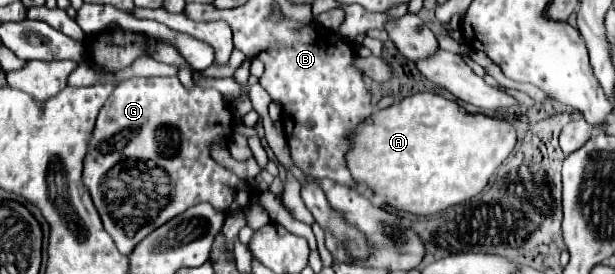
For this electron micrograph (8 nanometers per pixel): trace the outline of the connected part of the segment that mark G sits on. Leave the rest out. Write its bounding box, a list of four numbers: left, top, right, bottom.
[83,77,251,255]

